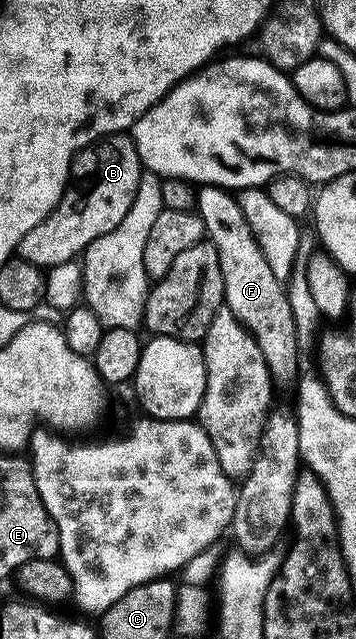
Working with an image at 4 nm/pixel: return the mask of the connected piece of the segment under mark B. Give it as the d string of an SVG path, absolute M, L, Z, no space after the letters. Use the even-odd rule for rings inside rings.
M111 133L93 145L86 145L70 164L72 180L67 184L60 203L43 221L36 223L24 239L20 239L17 256L43 271L73 262L85 253L90 243L112 231L124 219L132 207L143 172L133 136Z

